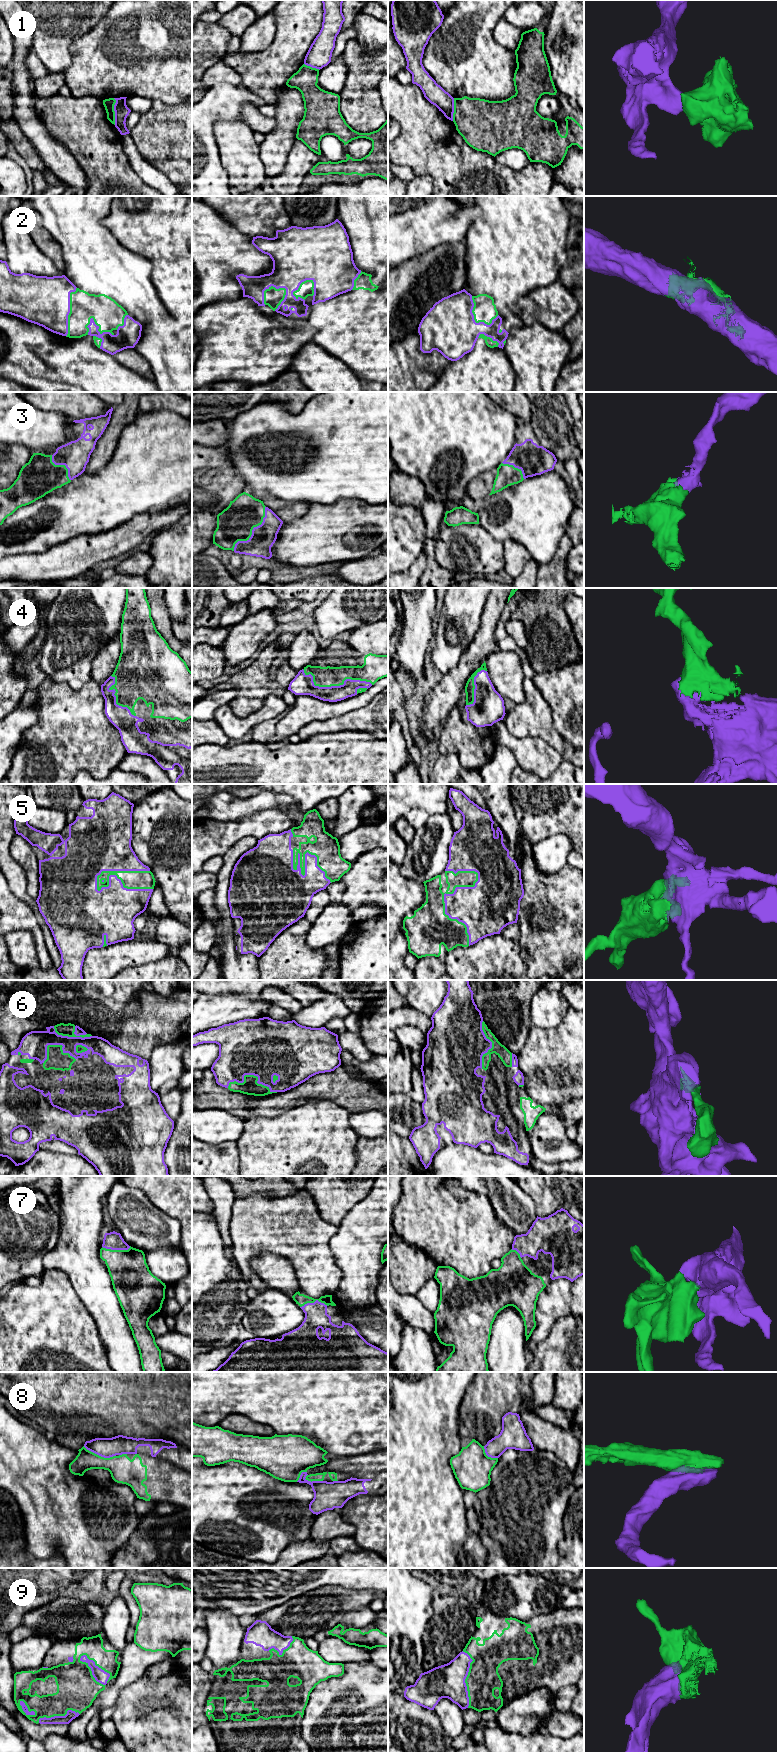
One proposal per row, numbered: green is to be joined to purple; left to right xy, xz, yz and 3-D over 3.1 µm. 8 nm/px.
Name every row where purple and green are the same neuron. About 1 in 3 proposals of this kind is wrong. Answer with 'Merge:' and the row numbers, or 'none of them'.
Merge: 2, 3, 4, 5, 6, 7, 9

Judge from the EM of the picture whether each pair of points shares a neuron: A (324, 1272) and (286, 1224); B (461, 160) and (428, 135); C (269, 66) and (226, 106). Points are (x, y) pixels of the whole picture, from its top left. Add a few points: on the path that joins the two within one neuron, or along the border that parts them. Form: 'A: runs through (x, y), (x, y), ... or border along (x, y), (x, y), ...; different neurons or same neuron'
A: runs through (313, 1260), (305, 1243), (298, 1236); same neuron
B: runs through (453, 160), (436, 143); same neuron
C: border along (241, 84), (255, 92), (264, 102); different neurons

